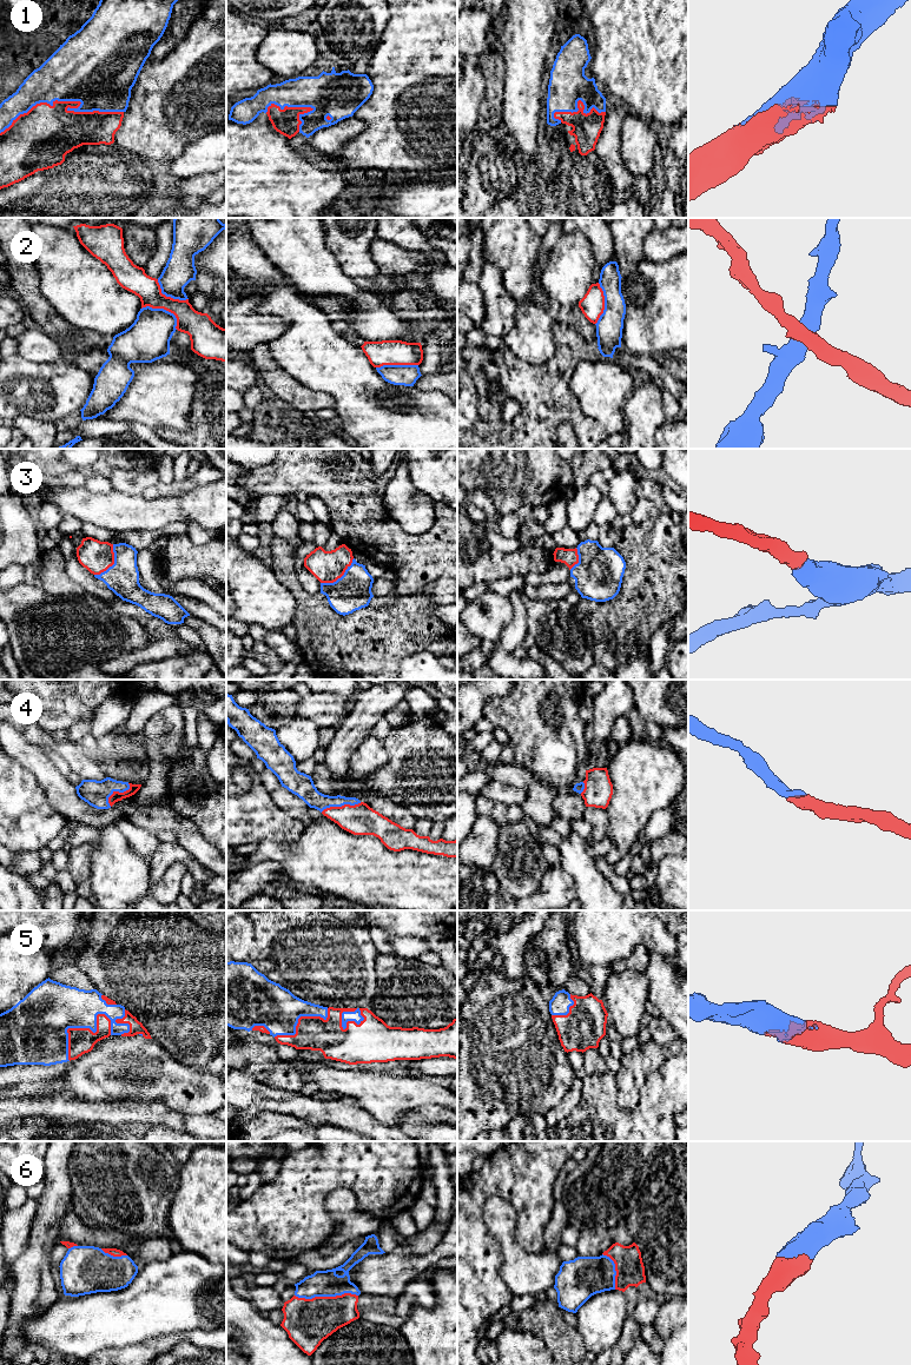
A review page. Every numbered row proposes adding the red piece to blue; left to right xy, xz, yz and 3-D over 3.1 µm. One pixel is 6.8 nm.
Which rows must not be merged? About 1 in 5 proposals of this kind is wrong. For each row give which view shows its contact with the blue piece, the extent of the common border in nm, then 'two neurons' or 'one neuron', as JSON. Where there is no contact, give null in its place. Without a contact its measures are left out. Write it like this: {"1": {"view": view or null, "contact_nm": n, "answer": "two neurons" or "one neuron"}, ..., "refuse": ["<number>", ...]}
{"1": {"view": "xy", "contact_nm": 850, "answer": "one neuron"}, "2": {"view": "xy", "contact_nm": 280, "answer": "two neurons"}, "3": {"view": "xz", "contact_nm": 280, "answer": "one neuron"}, "4": {"view": "xz", "contact_nm": 280, "answer": "one neuron"}, "5": {"view": "xy", "contact_nm": 400, "answer": "one neuron"}, "6": {"view": "xz", "contact_nm": 440, "answer": "one neuron"}, "refuse": ["2"]}

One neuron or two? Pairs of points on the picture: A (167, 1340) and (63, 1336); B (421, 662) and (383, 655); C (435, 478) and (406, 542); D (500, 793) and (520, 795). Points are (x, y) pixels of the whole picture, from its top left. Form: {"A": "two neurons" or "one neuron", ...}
{"A": "two neurons", "B": "two neurons", "C": "two neurons", "D": "one neuron"}

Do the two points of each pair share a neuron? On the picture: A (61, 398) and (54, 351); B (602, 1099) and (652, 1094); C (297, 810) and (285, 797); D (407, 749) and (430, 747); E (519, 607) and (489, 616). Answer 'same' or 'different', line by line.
A: different
B: same
C: same
D: same
E: different

